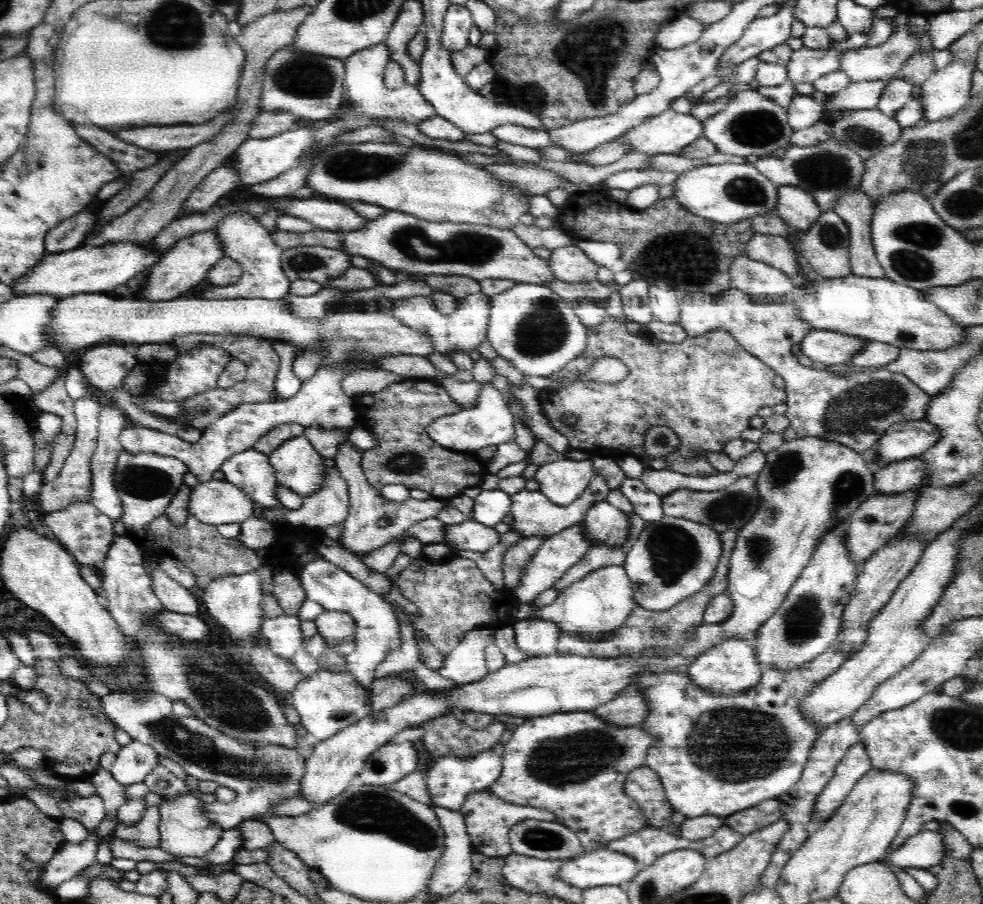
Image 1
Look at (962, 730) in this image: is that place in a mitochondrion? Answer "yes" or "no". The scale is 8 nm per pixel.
yes

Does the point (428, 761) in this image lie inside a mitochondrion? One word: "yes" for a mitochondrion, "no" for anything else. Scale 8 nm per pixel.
no

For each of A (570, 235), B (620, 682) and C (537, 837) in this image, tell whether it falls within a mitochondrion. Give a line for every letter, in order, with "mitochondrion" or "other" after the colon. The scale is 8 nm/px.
A: other
B: other
C: mitochondrion

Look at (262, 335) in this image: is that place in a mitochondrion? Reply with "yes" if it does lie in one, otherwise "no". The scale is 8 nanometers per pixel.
no

